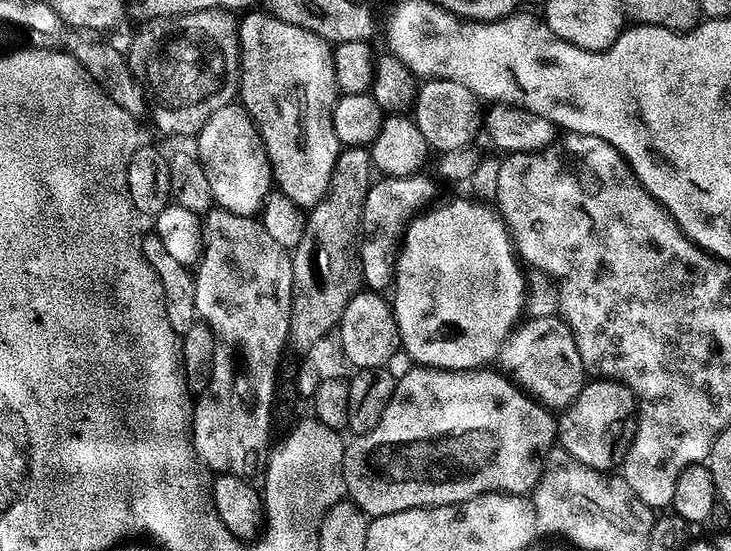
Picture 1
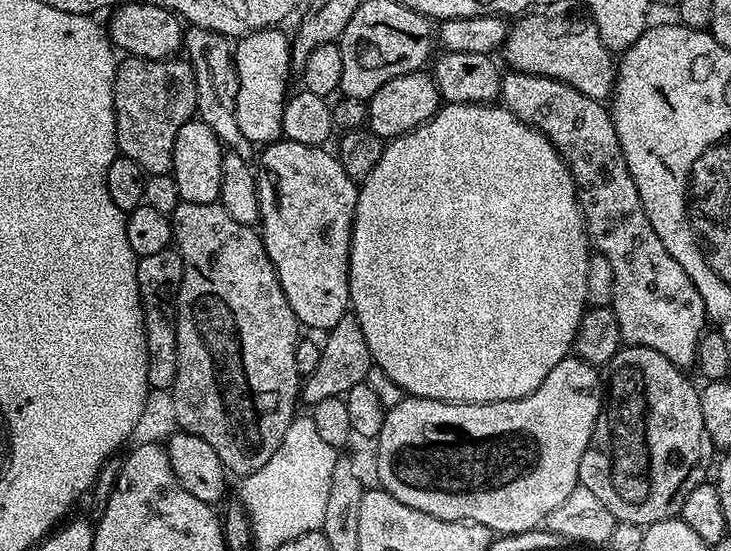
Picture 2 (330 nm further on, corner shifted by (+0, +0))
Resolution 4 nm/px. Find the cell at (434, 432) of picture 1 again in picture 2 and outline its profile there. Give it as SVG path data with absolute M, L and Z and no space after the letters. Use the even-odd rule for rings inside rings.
M566 358L550 370L550 374L530 394L526 394L517 400L499 400L493 404L451 404L448 400L431 400L421 396L405 395L398 406L387 409L382 422L382 430L375 441L376 447L376 472L380 475L379 487L389 492L398 502L406 502L414 510L422 510L422 514L430 514L439 520L469 520L471 524L486 526L493 534L511 534L529 532L539 529L547 521L548 515L578 487L580 478L580 463L582 454L592 437L592 431L596 425L596 419L600 417L600 406L604 399L602 389L602 376L593 365L579 358Z

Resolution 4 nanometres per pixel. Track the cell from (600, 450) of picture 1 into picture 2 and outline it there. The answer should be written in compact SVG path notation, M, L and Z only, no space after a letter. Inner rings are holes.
M642 346L621 347L606 365L600 417L596 419L592 437L582 454L578 484L590 490L619 523L647 526L679 517L682 502L686 502L690 490L709 479L708 467L712 464L714 445L710 434L706 434L700 393L688 375L685 369L674 366L666 354Z

